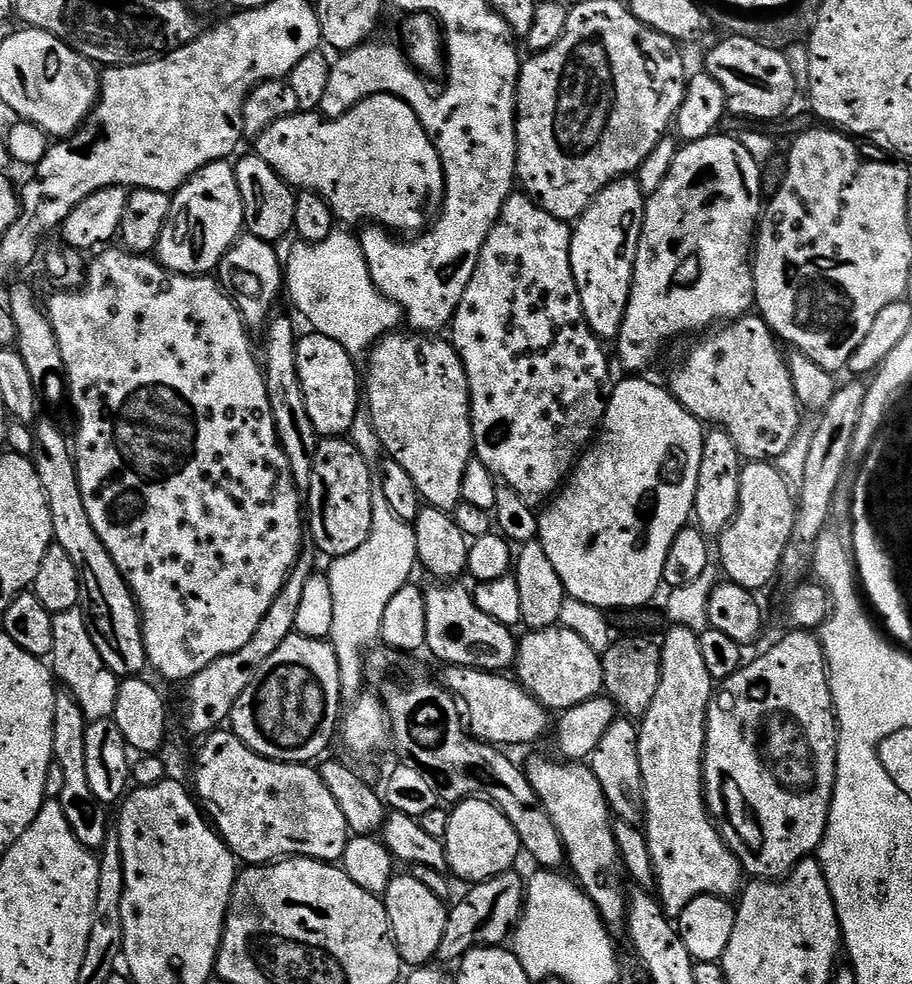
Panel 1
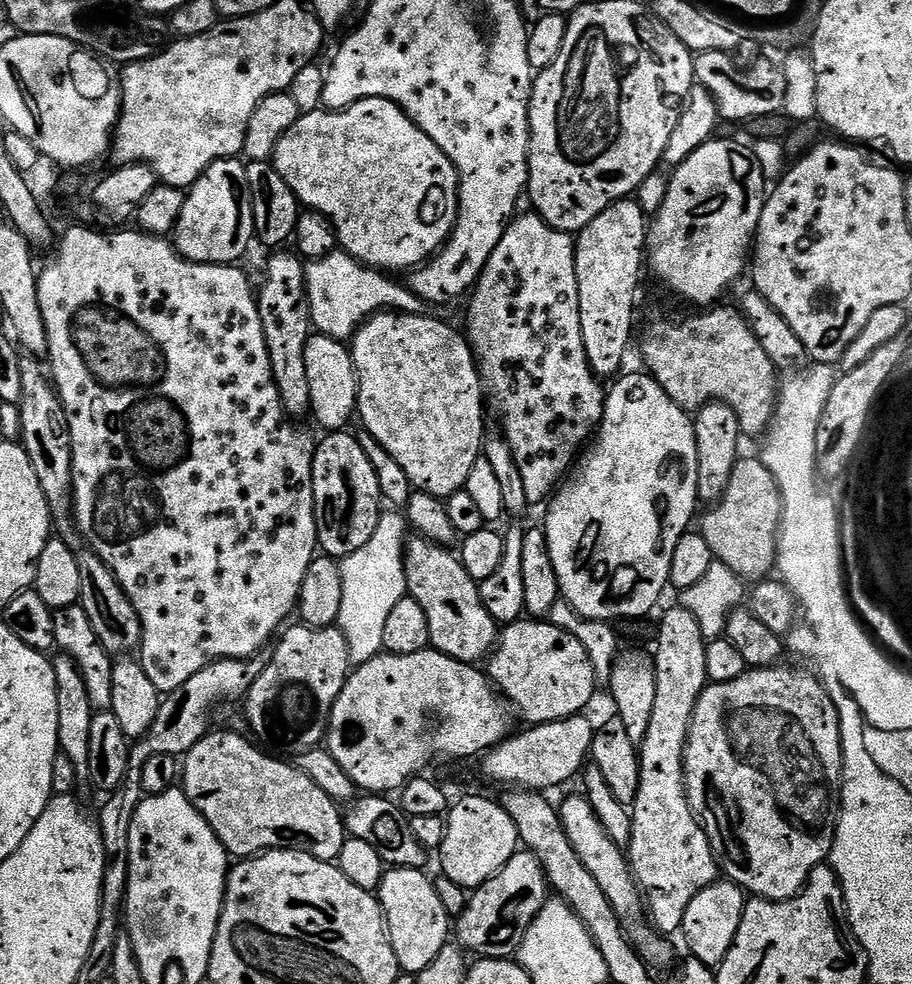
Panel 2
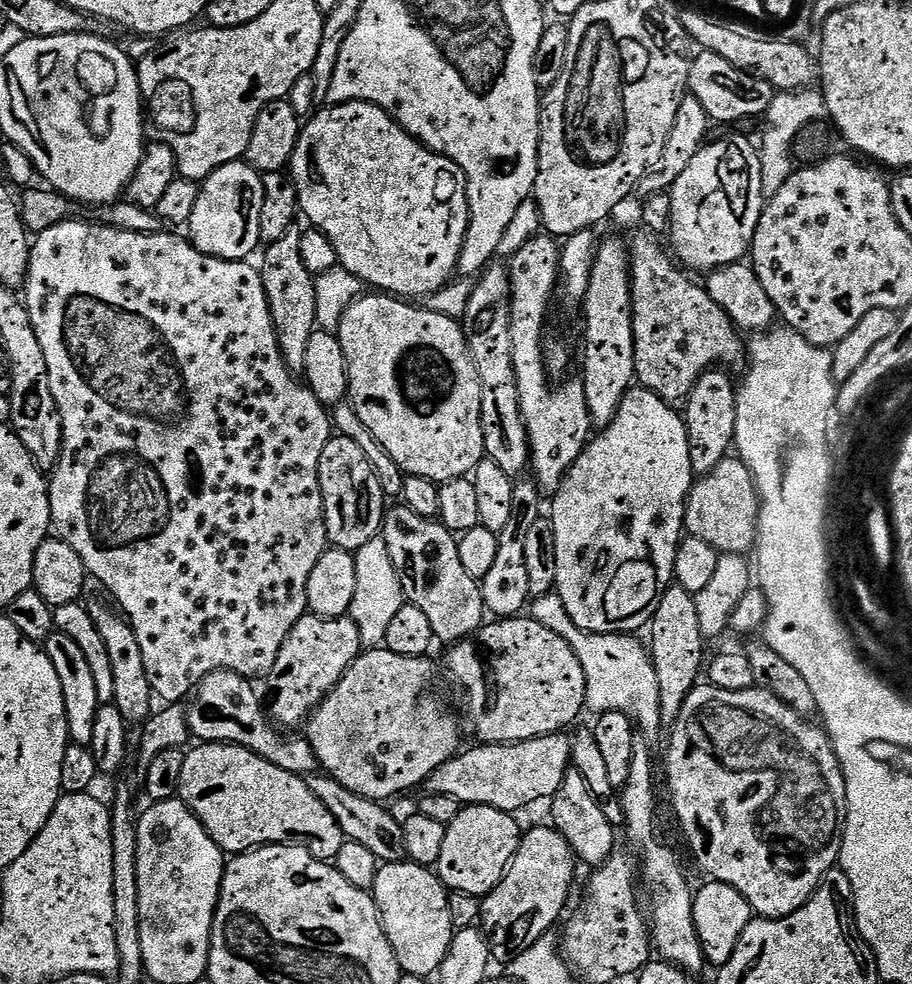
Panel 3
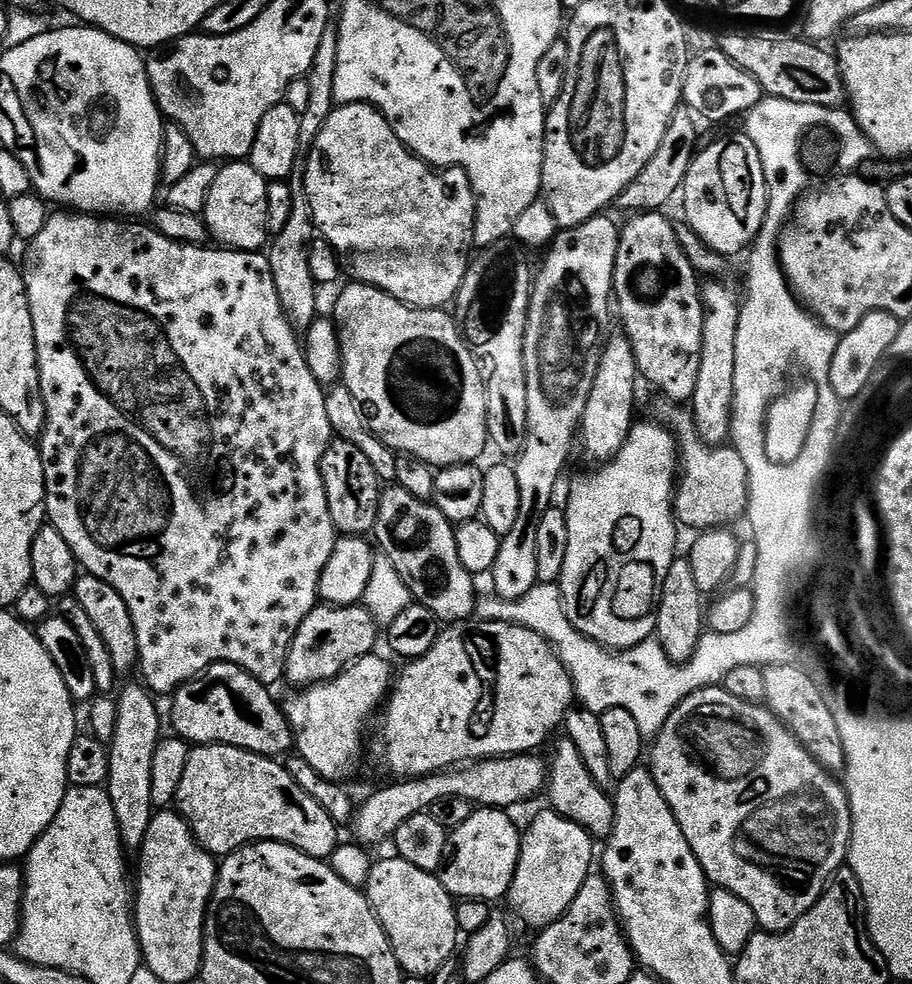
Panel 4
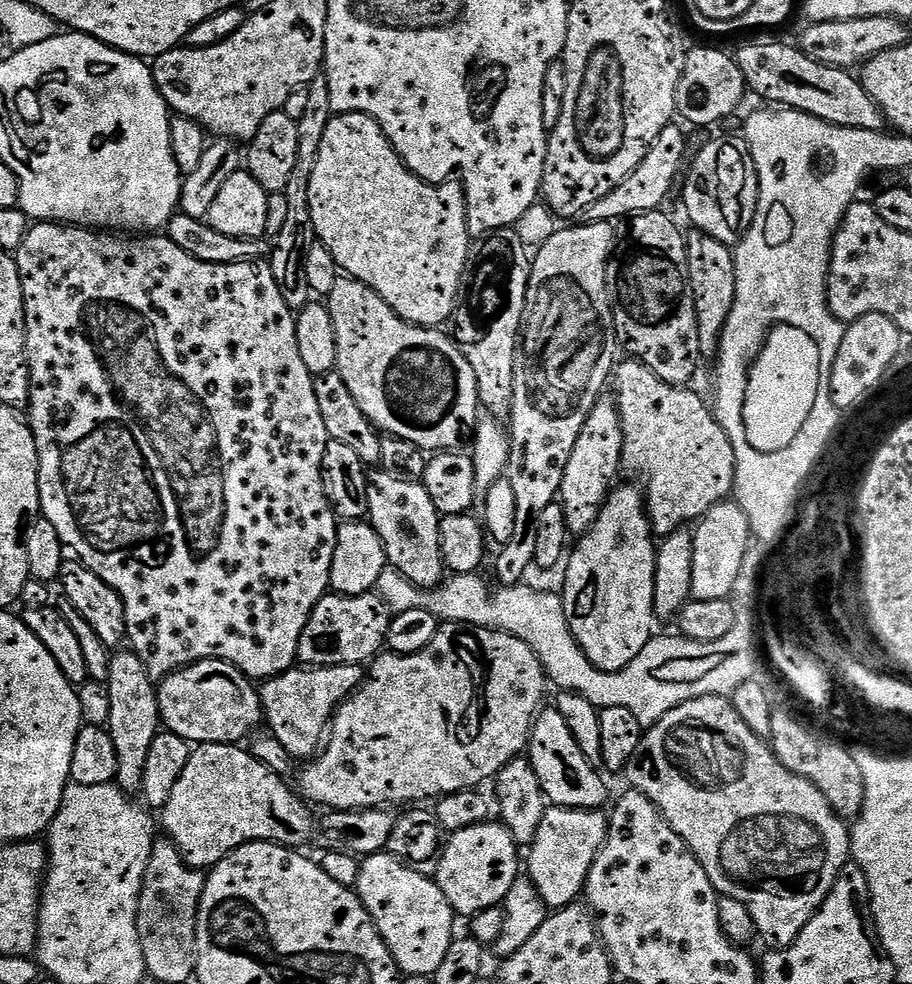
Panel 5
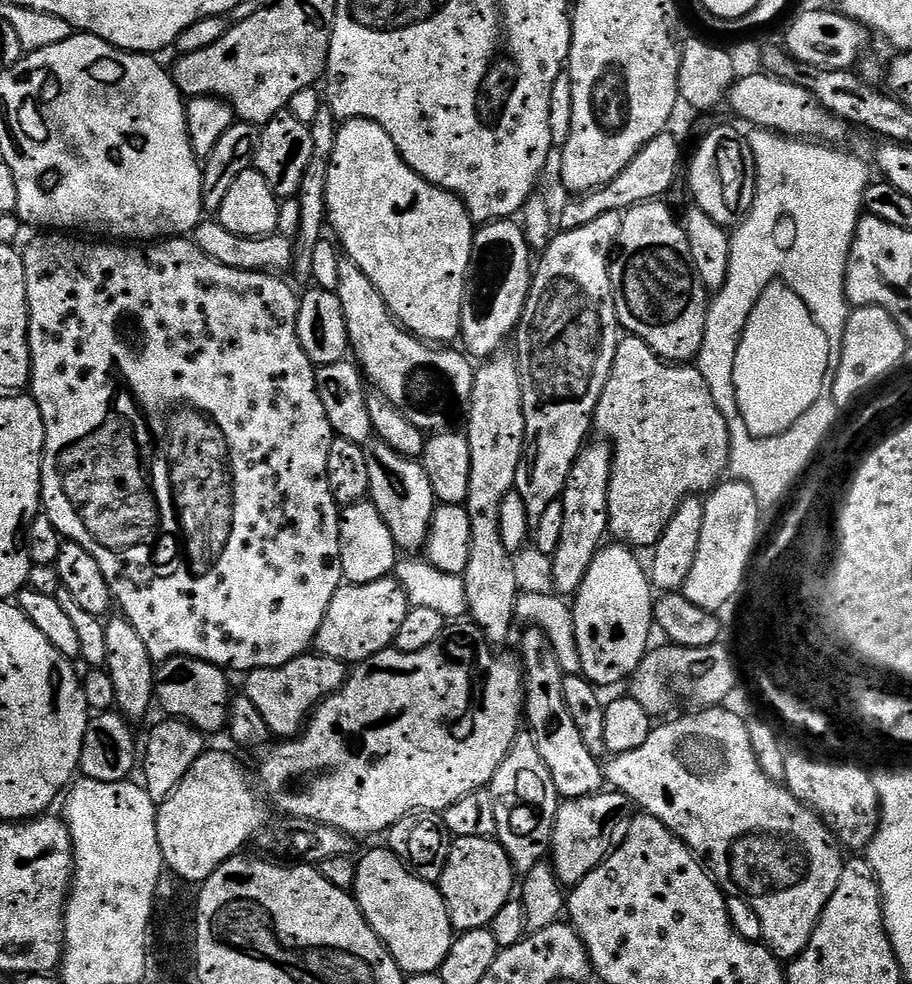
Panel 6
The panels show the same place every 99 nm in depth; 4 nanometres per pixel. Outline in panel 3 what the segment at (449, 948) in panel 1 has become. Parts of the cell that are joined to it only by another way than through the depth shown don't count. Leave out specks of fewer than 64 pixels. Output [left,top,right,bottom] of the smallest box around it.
[480,827,578,962]

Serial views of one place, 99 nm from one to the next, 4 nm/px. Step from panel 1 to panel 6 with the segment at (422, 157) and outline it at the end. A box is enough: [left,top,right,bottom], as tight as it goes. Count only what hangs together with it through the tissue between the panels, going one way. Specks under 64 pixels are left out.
[324,120,474,346]

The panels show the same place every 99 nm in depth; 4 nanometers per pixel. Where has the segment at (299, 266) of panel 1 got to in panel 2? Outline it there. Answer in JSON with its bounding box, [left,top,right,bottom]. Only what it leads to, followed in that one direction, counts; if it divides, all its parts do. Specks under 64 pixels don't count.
[306,250,429,341]

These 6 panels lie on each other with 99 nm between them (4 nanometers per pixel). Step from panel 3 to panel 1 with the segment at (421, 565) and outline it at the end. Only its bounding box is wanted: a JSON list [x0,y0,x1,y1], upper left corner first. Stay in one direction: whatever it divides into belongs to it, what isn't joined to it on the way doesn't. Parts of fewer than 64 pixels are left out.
[424,582,518,674]

